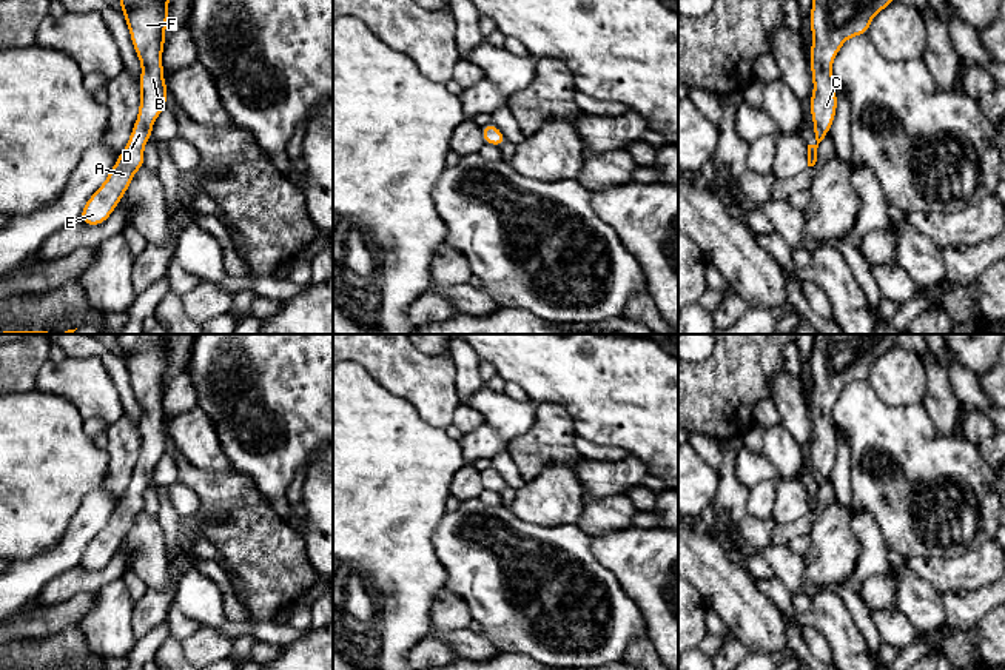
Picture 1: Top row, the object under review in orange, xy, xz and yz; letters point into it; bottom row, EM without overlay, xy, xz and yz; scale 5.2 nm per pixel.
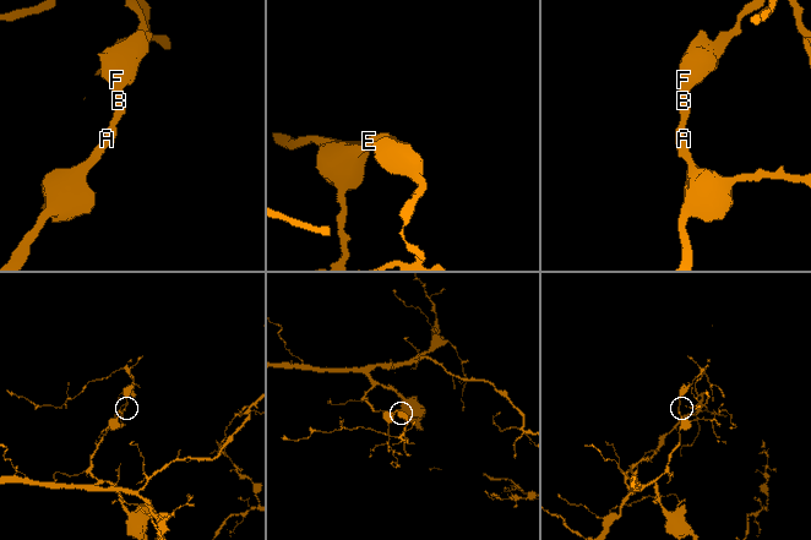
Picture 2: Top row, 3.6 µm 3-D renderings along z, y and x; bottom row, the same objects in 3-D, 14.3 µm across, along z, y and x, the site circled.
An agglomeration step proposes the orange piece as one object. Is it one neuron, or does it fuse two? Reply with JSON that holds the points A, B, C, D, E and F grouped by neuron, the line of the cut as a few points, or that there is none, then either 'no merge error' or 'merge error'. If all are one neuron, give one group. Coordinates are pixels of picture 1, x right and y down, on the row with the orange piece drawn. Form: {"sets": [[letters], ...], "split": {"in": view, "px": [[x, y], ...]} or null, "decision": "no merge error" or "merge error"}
{"sets": [["A", "B", "C", "D", "E", "F"]], "split": null, "decision": "no merge error"}

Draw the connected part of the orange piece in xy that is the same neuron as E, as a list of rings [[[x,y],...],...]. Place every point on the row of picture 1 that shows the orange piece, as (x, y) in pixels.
[[[120,0],[131,43],[142,65],[139,116],[129,140],[106,180],[83,205],[80,222],[102,225],[116,209],[125,191],[131,186],[139,168],[145,166],[143,148],[153,134],[154,120],[166,108],[168,88],[163,79],[162,52],[168,25],[170,0]]]

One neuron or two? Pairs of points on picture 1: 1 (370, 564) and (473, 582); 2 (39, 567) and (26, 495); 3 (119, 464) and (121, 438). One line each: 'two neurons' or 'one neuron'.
1: two neurons
2: two neurons
3: one neuron

